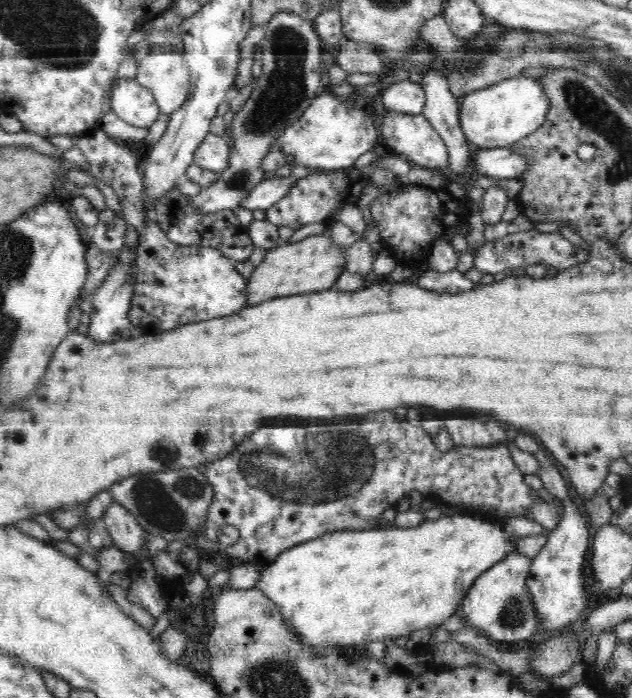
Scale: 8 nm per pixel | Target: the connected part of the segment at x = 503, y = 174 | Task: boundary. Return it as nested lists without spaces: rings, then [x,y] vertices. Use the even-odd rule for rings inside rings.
[[[510,147],[476,149],[472,158],[474,174],[493,179],[517,178],[527,169],[526,157],[512,152]]]

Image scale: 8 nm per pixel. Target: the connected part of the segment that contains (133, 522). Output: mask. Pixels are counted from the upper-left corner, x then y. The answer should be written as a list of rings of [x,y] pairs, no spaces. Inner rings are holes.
[[[112,500],[102,515],[102,520],[104,520],[104,524],[107,524],[105,532],[108,536],[112,536],[114,546],[127,556],[140,552],[140,548],[144,546],[144,536],[147,536],[147,533],[131,512]]]

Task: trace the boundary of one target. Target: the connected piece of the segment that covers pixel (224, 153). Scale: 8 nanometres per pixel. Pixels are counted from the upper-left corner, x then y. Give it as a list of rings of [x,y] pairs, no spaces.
[[[208,133],[194,154],[194,163],[220,173],[228,168],[229,152],[225,136]]]

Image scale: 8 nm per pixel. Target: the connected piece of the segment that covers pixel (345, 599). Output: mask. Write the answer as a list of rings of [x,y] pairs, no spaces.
[[[467,511],[458,512],[454,515],[446,515],[433,521],[424,520],[418,526],[412,528],[398,528],[396,526],[383,526],[376,529],[334,530],[321,537],[309,540],[304,544],[296,545],[282,552],[268,565],[260,566],[261,571],[256,583],[256,588],[261,590],[281,612],[283,619],[292,627],[297,634],[299,641],[304,646],[340,646],[348,651],[354,651],[355,646],[362,646],[368,642],[386,642],[386,638],[410,635],[416,630],[442,627],[444,620],[454,615],[456,607],[461,604],[472,583],[492,565],[500,562],[506,555],[512,554],[515,550],[515,538],[508,535],[506,525],[500,520],[469,514]]]

